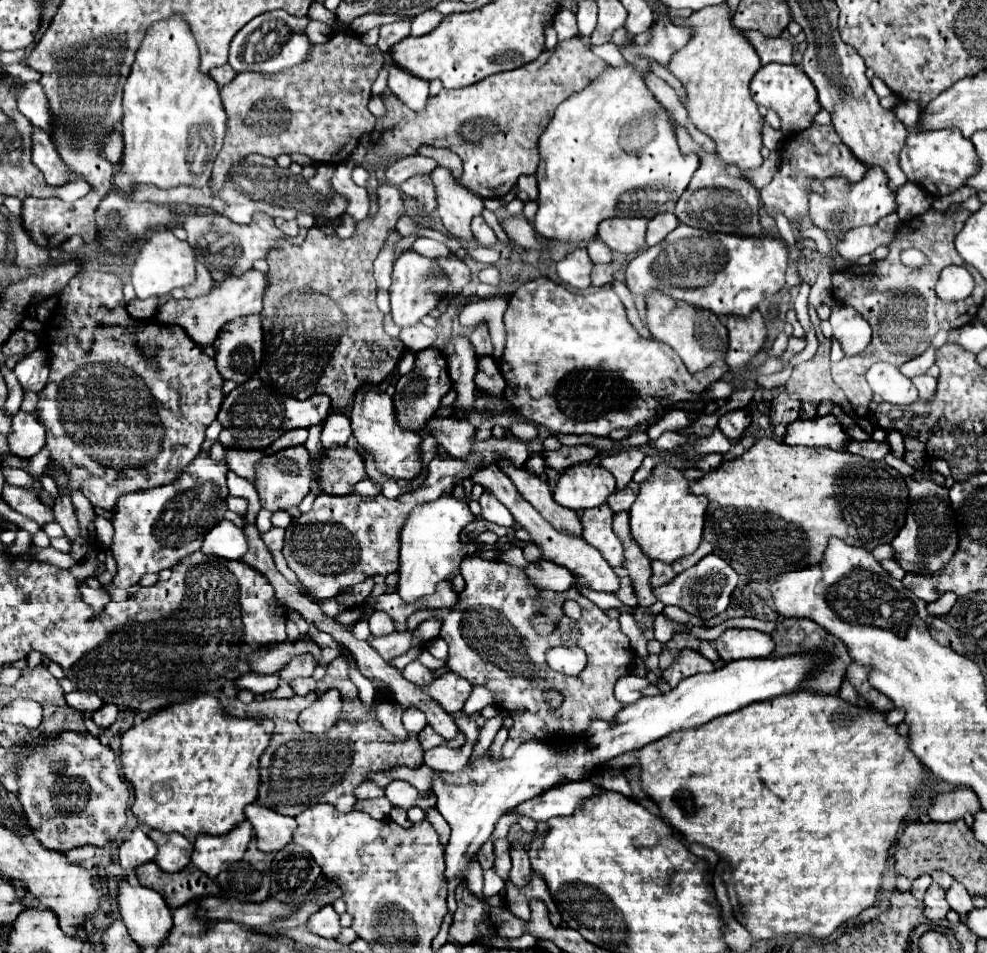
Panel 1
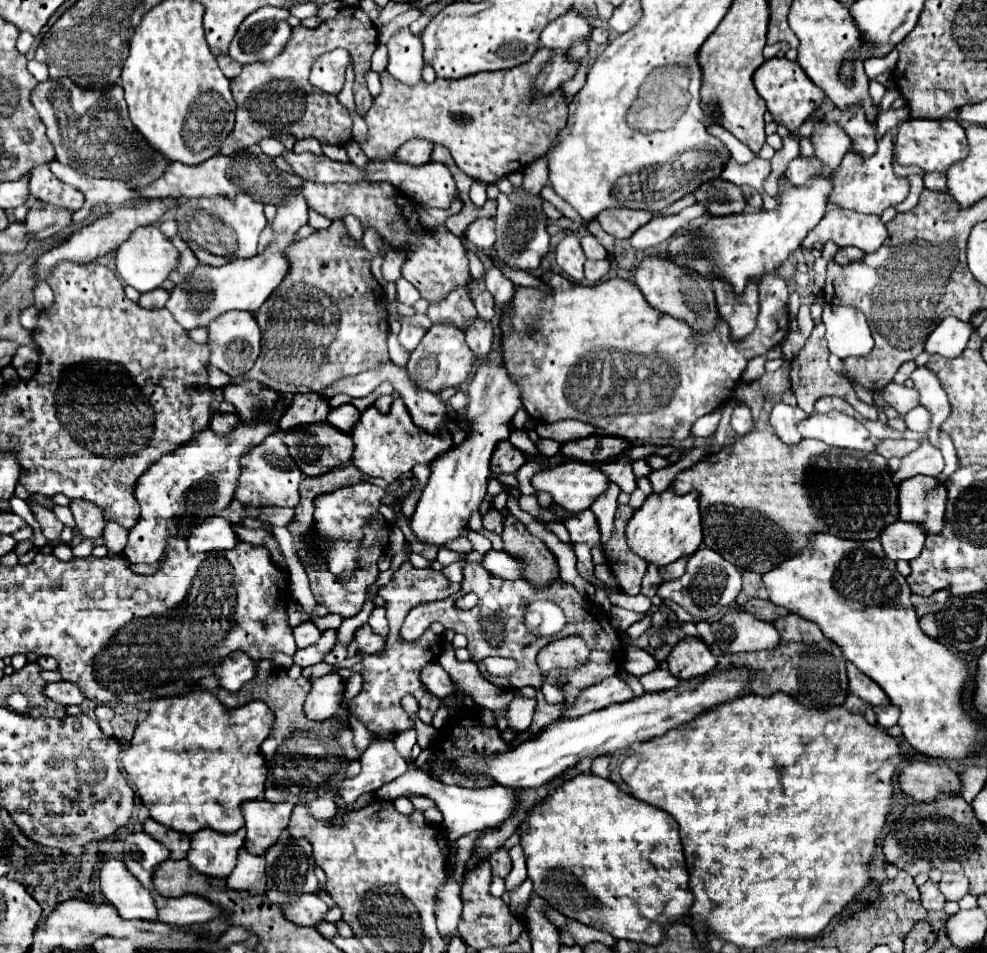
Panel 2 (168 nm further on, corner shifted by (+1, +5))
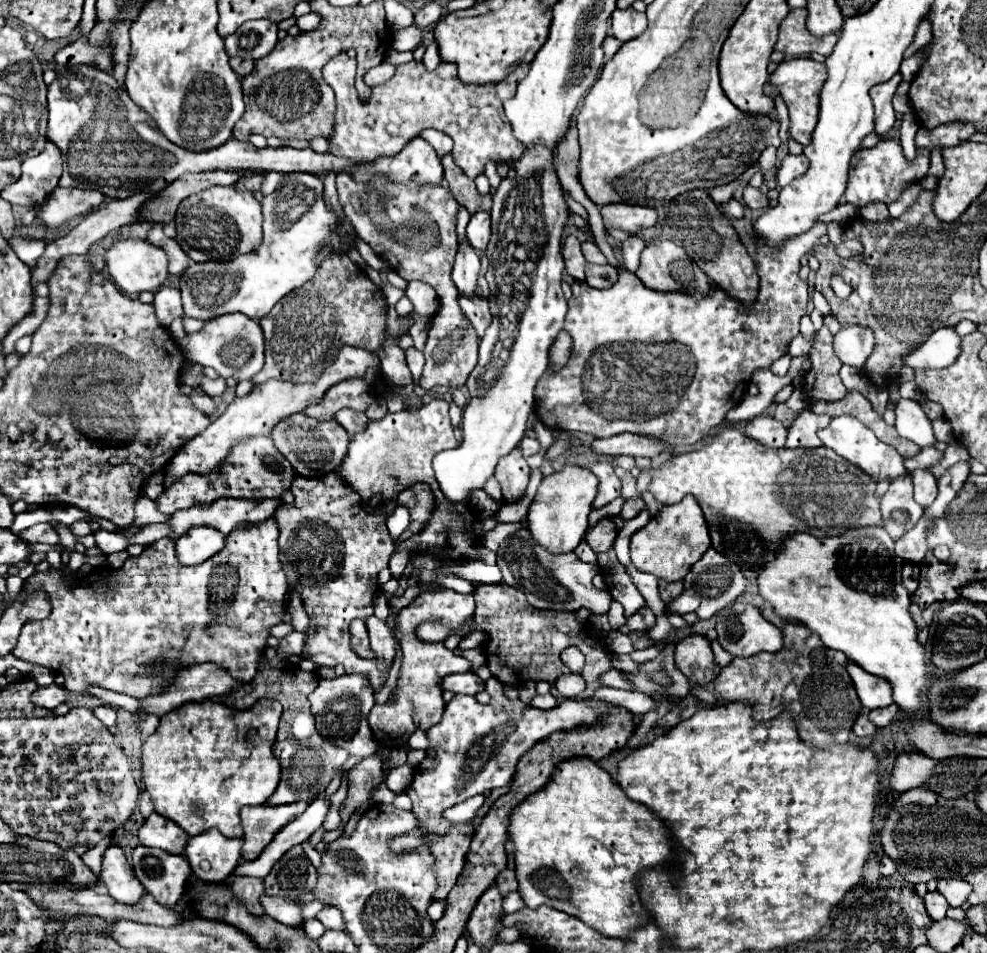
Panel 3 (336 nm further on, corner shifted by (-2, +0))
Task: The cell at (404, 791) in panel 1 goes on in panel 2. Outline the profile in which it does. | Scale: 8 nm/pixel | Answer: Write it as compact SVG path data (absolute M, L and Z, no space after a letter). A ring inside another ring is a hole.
M410 766L410 770L406 774L402 774L400 778L396 778L394 782L382 786L380 790L376 790L378 798L382 800L396 800L400 796L406 796L408 792L420 794L420 796L428 796L436 802L436 806L442 810L444 814L444 828L448 834L448 840L456 842L460 836L474 832L474 830L486 830L486 828L494 828L500 822L504 822L506 818L512 816L514 808L516 808L516 798L514 792L506 786L492 786L492 788L484 788L484 790L470 790L470 788L460 788L460 786L444 786L440 782L436 782L434 778L430 778L430 774L422 772L422 770L414 770L414 766Z

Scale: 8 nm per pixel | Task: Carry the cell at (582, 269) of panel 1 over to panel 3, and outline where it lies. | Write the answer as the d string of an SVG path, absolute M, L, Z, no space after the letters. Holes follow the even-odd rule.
M569 235L563 243L563 259L565 259L565 269L567 273L577 279L577 281L585 281L585 257L581 253L581 243L577 237Z

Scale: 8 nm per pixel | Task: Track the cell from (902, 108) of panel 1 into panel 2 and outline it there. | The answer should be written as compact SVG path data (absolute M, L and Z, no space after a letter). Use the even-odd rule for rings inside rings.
M902 108L902 110L886 110L886 112L878 114L878 136L882 138L886 134L886 130L898 126L898 122L902 122L906 118L908 118L906 108Z

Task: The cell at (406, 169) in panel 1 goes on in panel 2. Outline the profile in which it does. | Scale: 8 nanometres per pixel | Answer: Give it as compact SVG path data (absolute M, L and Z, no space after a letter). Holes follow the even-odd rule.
M412 138L410 142L404 142L396 156L402 160L402 162L408 162L408 164L414 164L414 166L420 166L420 164L426 164L430 160L430 154L434 150L434 142L424 142L424 138Z

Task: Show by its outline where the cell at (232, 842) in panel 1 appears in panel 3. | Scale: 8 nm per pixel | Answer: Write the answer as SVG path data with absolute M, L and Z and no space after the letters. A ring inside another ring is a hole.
M217 829L189 837L185 857L193 873L205 883L221 883L233 875L241 859L243 839L221 835Z

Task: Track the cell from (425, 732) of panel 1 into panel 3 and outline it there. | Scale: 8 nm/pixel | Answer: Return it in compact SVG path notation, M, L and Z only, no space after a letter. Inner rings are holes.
M417 729L417 731L409 737L409 747L413 747L413 749L425 749L427 745L429 745L427 733L421 731L421 729Z

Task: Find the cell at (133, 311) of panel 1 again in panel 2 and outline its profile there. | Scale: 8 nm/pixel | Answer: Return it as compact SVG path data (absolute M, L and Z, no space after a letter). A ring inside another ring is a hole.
M156 288L156 290L150 290L150 292L146 292L146 294L142 294L140 296L140 300L138 300L138 304L142 306L142 308L164 308L164 304L168 302L168 298L170 298L170 292L168 290L164 290L164 288Z

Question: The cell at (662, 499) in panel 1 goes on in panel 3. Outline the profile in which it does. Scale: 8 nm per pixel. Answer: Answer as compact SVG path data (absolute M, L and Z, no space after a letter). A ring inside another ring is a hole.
M687 495L675 505L661 507L651 521L633 533L631 537L631 561L639 571L653 573L659 579L679 581L683 579L691 565L697 563L703 553L711 547L707 523L701 515L701 507L693 495Z

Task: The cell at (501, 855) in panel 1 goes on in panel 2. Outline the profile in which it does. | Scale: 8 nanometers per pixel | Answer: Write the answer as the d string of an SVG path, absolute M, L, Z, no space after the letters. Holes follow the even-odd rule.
M500 848L498 852L494 852L490 856L490 866L492 866L492 874L494 876L500 876L500 878L506 878L512 870L512 862L510 862L510 856L504 848Z

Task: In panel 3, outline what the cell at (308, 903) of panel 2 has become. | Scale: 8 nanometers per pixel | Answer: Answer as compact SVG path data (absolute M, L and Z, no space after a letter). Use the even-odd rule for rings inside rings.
M269 895L261 897L261 905L265 909L267 915L273 915L273 919L277 919L279 923L285 923L289 927L301 927L303 925L303 905L295 903L295 901L285 901L285 899L273 899Z

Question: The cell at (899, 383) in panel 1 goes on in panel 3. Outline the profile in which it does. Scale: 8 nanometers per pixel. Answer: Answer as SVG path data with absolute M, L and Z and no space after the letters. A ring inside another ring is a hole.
M899 399L895 407L895 429L901 437L917 443L919 447L931 447L935 443L931 421L923 413L921 405L911 399Z

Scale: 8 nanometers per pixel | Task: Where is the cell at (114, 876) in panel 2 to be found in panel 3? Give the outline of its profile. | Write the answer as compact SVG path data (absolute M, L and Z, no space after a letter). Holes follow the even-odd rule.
M111 845L103 855L101 879L107 885L109 895L123 905L137 905L145 895L145 889L133 875L133 867L117 845Z

